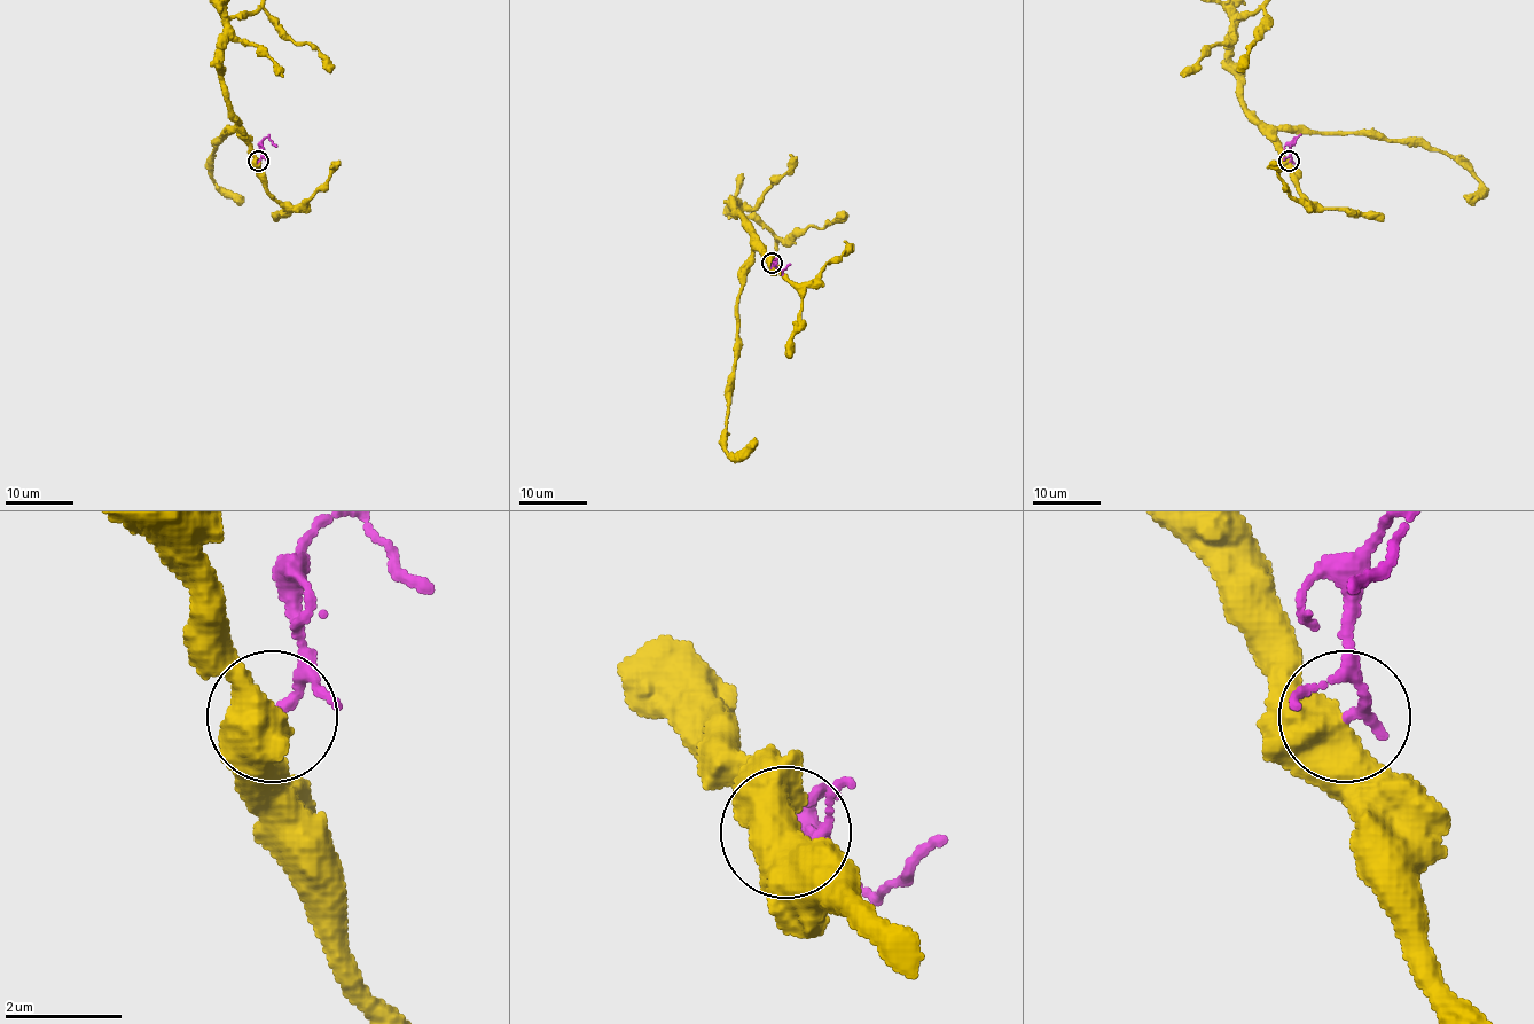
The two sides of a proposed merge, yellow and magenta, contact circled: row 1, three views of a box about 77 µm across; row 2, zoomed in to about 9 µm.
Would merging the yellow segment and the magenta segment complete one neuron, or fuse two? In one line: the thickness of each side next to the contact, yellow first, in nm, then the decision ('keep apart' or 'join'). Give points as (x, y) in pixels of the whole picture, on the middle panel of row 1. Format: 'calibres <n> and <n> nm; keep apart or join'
calibres 800 and 200 nm; keep apart

